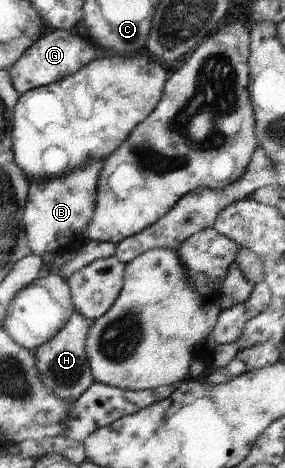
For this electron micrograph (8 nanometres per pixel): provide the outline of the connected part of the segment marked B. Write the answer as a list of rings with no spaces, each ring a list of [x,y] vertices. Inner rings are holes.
[[[96,160],[72,171],[63,177],[44,177],[29,181],[28,204],[24,208],[24,221],[28,234],[29,249],[32,254],[42,257],[46,254],[59,256],[61,253],[78,251],[87,241],[84,232],[89,222],[96,214],[97,188],[100,185],[101,171],[104,170],[104,160]]]

